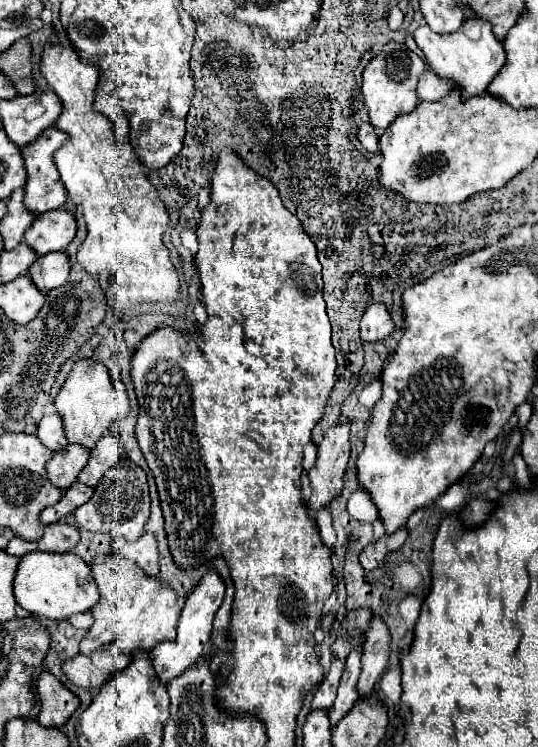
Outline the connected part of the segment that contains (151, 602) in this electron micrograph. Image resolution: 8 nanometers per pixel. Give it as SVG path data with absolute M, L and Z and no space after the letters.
M114 552L96 556L90 568L100 590L100 600L90 610L94 624L80 642L82 654L90 654L108 642L122 642L122 652L126 654L136 652L138 648L150 652L158 642L176 638L176 626L184 602L170 584L148 576L136 562Z

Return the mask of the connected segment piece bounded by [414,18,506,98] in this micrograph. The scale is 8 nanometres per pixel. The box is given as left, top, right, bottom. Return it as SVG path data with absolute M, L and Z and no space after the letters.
M480 18L466 20L460 32L454 32L454 34L436 34L424 24L414 30L414 40L424 52L428 66L436 70L438 76L454 80L464 90L464 98L484 92L506 60L506 52L502 44L494 38L492 26Z

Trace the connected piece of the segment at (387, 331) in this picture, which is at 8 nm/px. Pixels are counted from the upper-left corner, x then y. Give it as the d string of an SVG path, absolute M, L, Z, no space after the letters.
M376 302L368 306L360 320L360 336L366 342L376 342L382 338L388 338L394 332L394 320L384 302Z

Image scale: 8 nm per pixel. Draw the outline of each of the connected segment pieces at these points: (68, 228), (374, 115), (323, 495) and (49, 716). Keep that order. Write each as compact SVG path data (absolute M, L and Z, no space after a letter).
M52 210L40 214L26 230L24 242L36 254L48 254L52 250L64 250L76 236L76 218L68 210Z
M388 42L380 54L376 54L362 74L362 100L366 102L370 124L378 130L386 130L396 116L410 114L418 106L416 84L424 74L426 64L406 48L406 44Z
M350 422L334 424L326 430L324 440L318 444L318 456L314 468L308 472L312 496L308 508L316 512L328 506L342 490L342 478L350 460Z
M50 672L40 674L36 690L42 704L38 714L38 722L42 726L60 728L80 708L80 698Z

